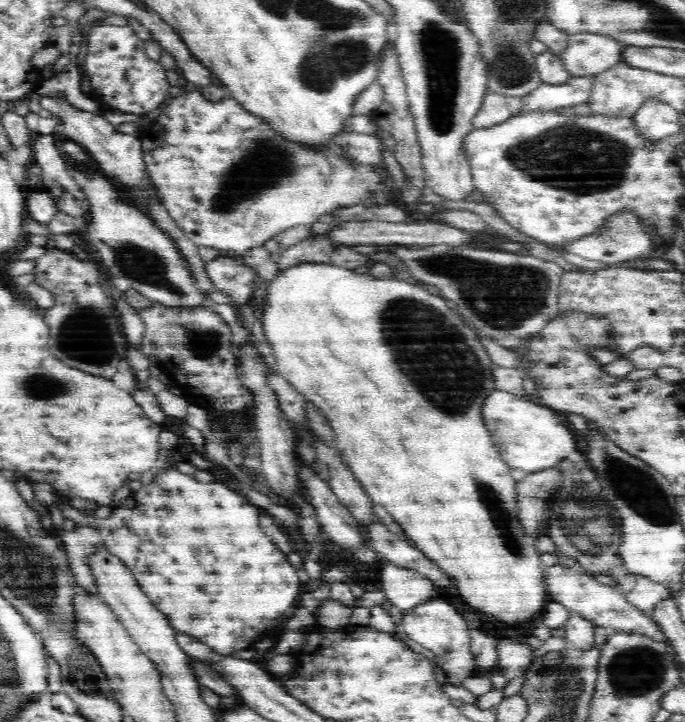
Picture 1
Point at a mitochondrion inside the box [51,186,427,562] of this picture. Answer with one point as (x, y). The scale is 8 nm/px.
(85, 337)

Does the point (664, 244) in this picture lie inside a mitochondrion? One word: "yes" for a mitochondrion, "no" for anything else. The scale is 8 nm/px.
no

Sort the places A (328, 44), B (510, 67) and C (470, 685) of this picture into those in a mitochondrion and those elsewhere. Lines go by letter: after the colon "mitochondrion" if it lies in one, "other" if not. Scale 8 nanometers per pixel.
A: mitochondrion
B: mitochondrion
C: other

